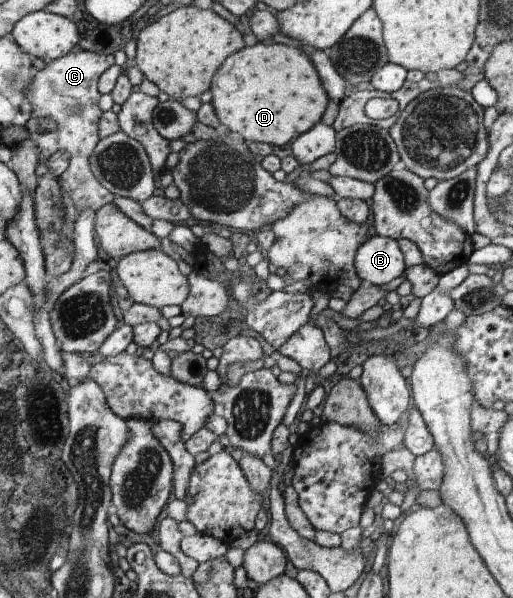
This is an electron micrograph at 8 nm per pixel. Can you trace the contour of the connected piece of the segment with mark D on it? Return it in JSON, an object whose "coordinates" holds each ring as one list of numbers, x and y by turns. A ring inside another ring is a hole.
{"coordinates":[[258,41,254,46,244,47,226,58,217,71,210,90,211,104,222,128,246,141,271,146,286,145,312,130,323,118,329,105,324,83,306,51,272,41]]}

